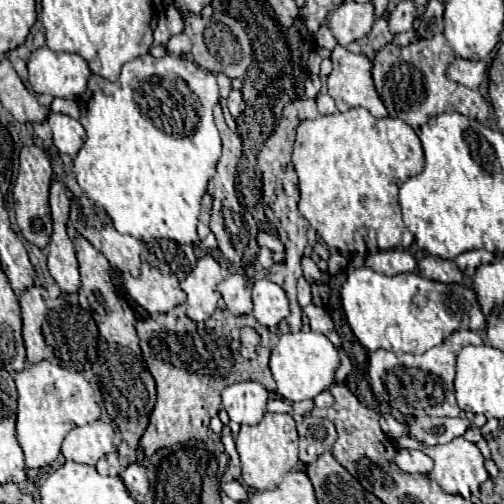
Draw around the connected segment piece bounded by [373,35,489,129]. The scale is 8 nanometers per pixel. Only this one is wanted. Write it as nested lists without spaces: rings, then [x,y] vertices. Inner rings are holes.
[[[433,35],[429,39],[419,39],[405,47],[387,43],[381,51],[377,51],[373,59],[373,83],[375,83],[375,89],[383,105],[389,111],[389,117],[397,117],[409,123],[413,129],[417,129],[429,117],[441,113],[445,107],[445,111],[457,109],[459,113],[485,123],[489,117],[489,105],[483,99],[483,95],[463,85],[459,85],[457,89],[457,83],[445,77],[445,69],[449,63],[453,63],[453,59],[455,59],[455,53],[451,45],[447,43],[445,35]],[[457,91],[459,91],[459,99],[453,97]]]

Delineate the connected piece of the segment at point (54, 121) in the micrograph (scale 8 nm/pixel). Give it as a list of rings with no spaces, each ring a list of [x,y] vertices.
[[[51,113],[47,117],[47,123],[53,131],[53,143],[61,153],[67,153],[71,157],[77,155],[79,147],[85,141],[85,129],[77,119],[71,119],[61,113]]]

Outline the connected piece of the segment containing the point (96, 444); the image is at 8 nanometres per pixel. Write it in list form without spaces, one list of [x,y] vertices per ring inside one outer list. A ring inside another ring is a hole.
[[[103,421],[87,423],[67,433],[61,453],[65,459],[85,465],[95,465],[103,455],[115,449],[113,439],[115,439],[115,431],[109,423]]]

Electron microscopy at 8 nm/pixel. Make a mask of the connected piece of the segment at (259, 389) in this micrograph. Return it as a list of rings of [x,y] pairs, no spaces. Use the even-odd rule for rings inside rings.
[[[255,381],[247,383],[235,383],[223,389],[221,399],[223,407],[229,413],[233,423],[247,423],[257,425],[261,417],[265,415],[265,403],[267,403],[269,391]]]

